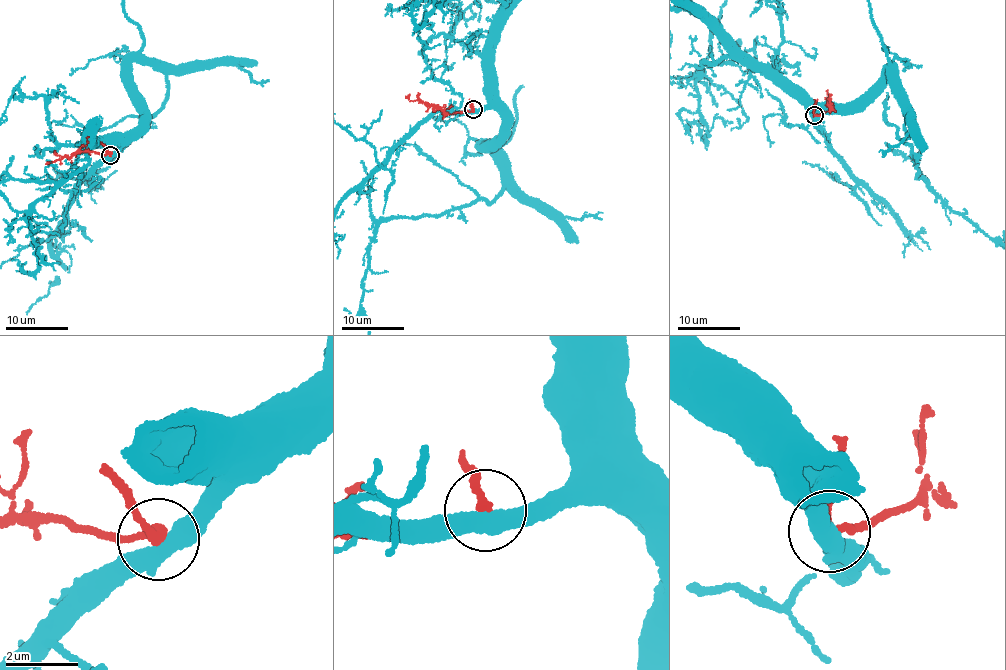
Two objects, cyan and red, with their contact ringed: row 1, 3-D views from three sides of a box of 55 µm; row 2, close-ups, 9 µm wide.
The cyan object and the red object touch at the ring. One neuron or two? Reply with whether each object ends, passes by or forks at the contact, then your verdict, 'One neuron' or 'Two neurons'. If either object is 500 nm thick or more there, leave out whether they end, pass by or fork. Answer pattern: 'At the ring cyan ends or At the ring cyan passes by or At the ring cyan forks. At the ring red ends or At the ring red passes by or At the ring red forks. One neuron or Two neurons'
At the ring cyan passes by. At the ring red passes by. One neuron

